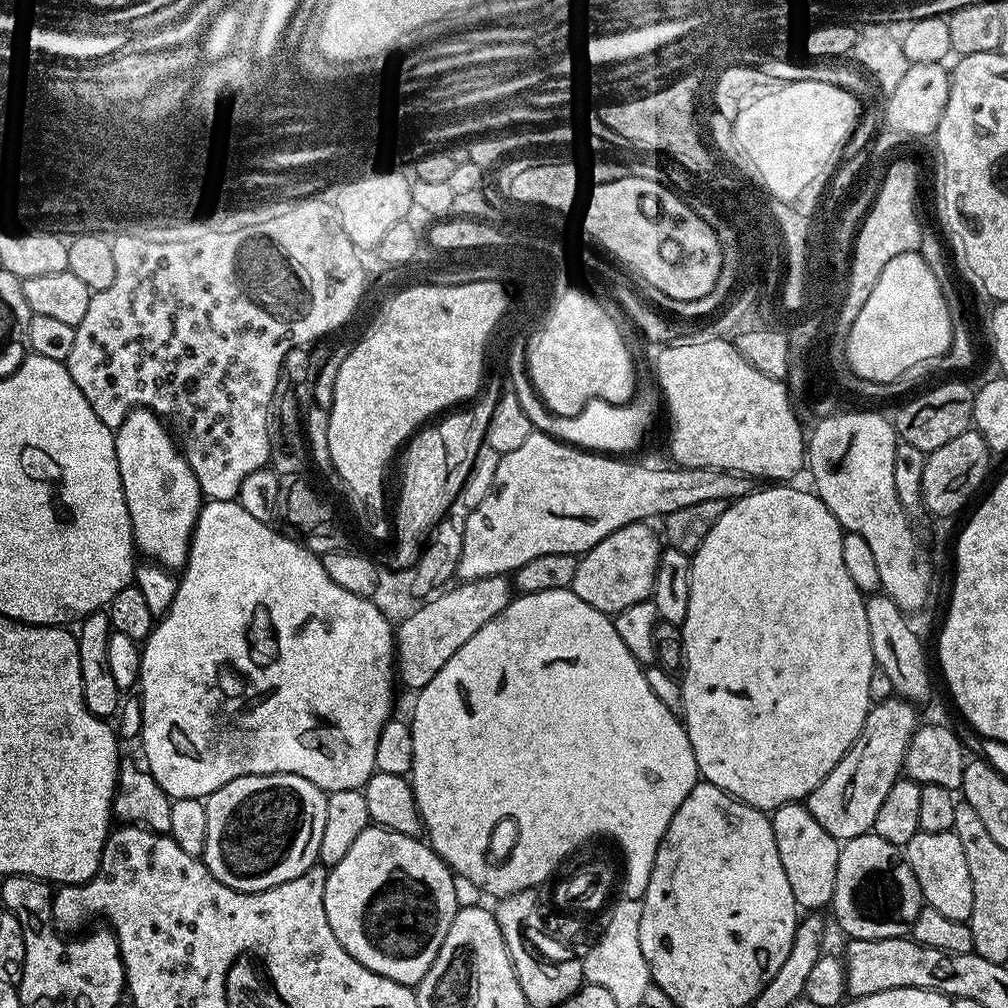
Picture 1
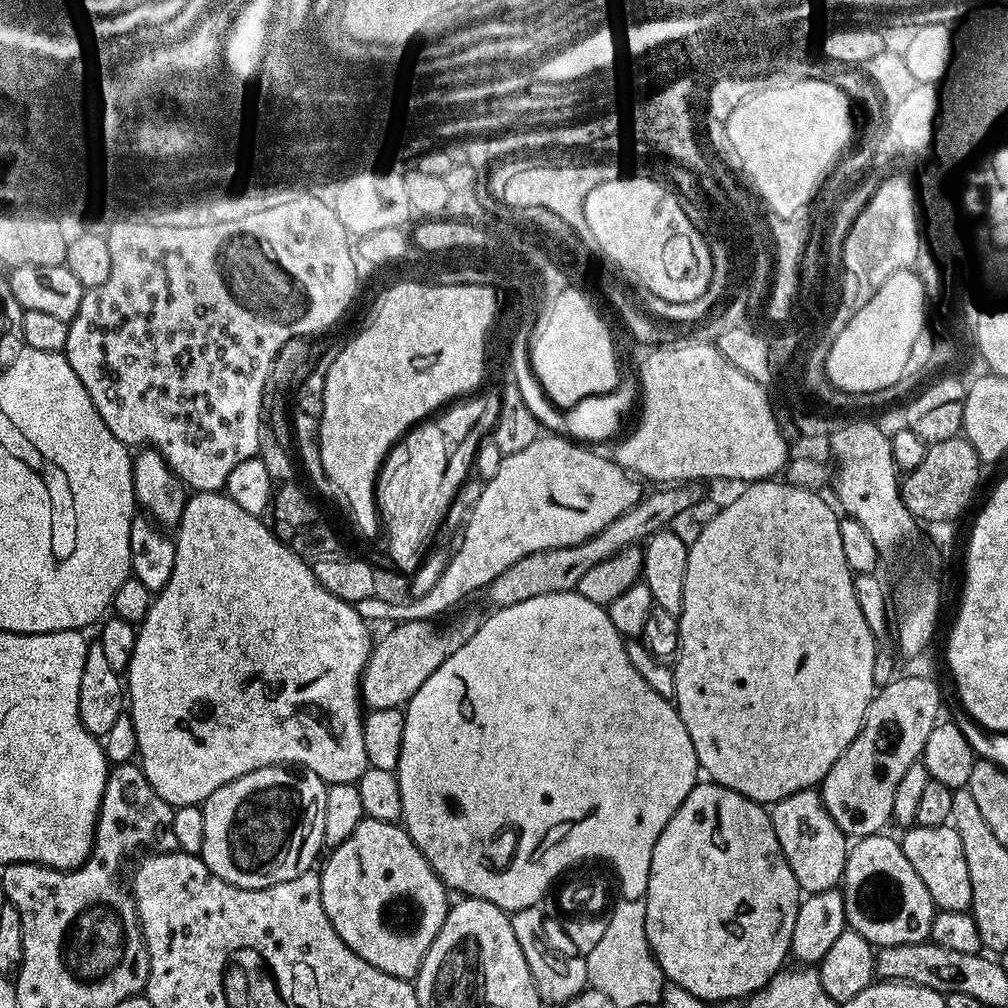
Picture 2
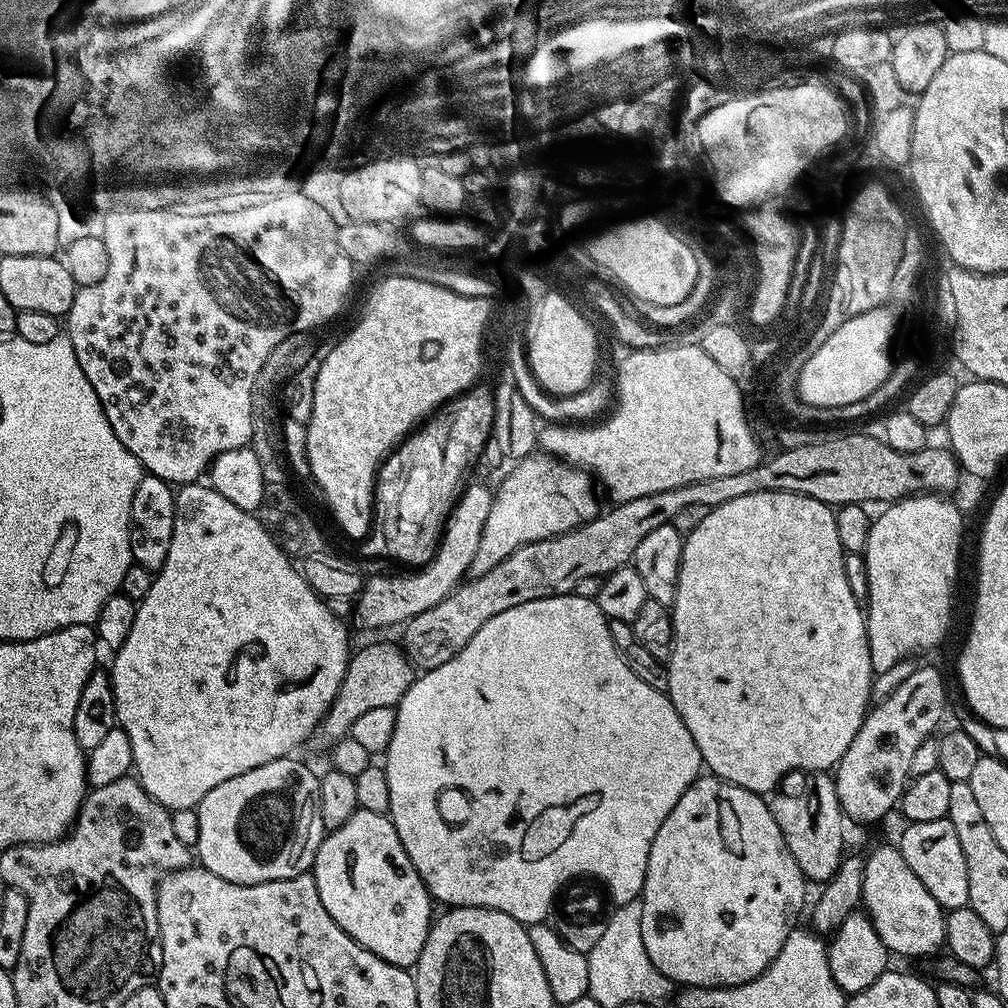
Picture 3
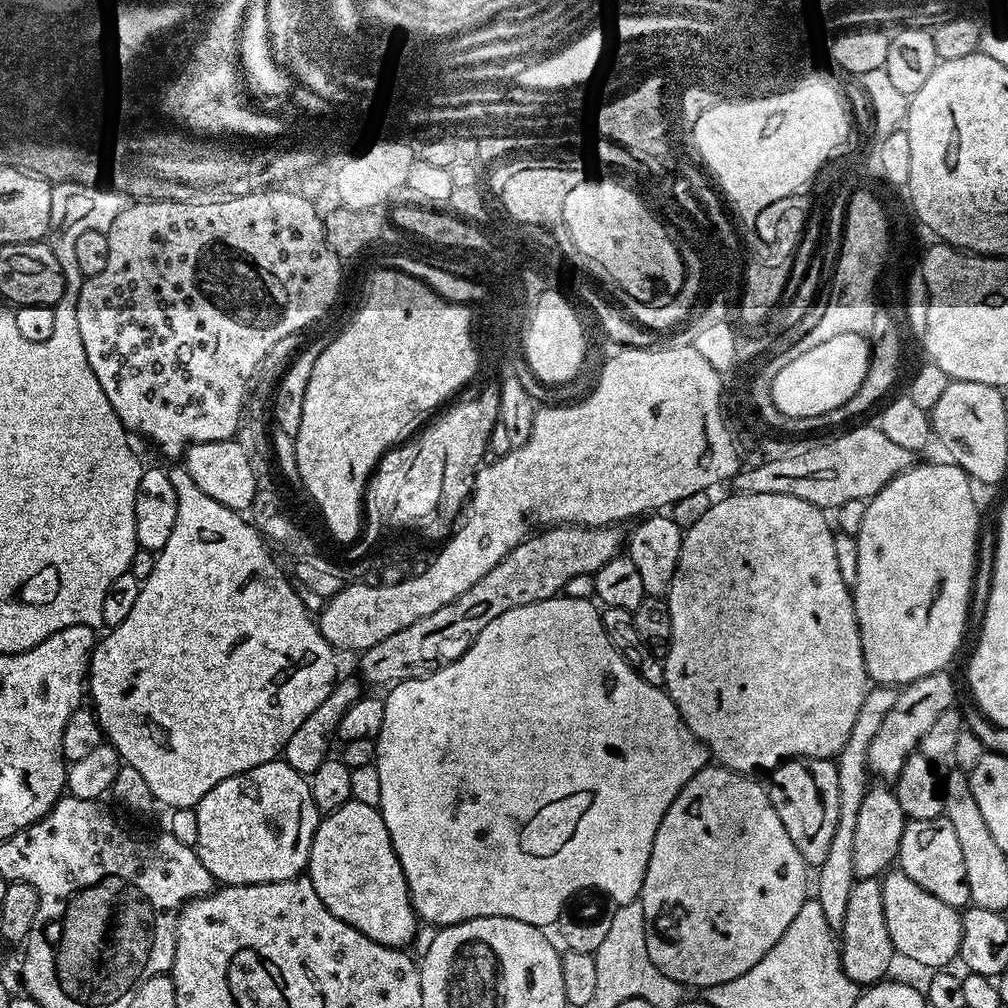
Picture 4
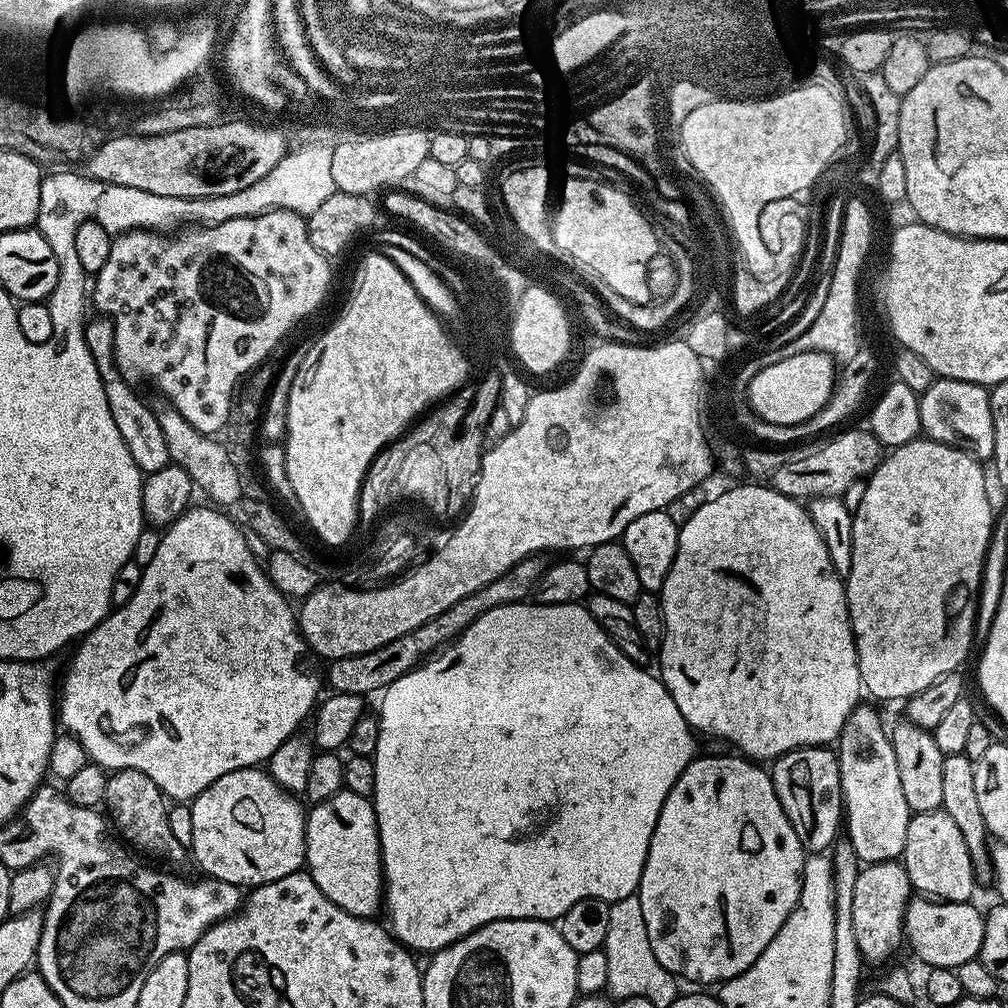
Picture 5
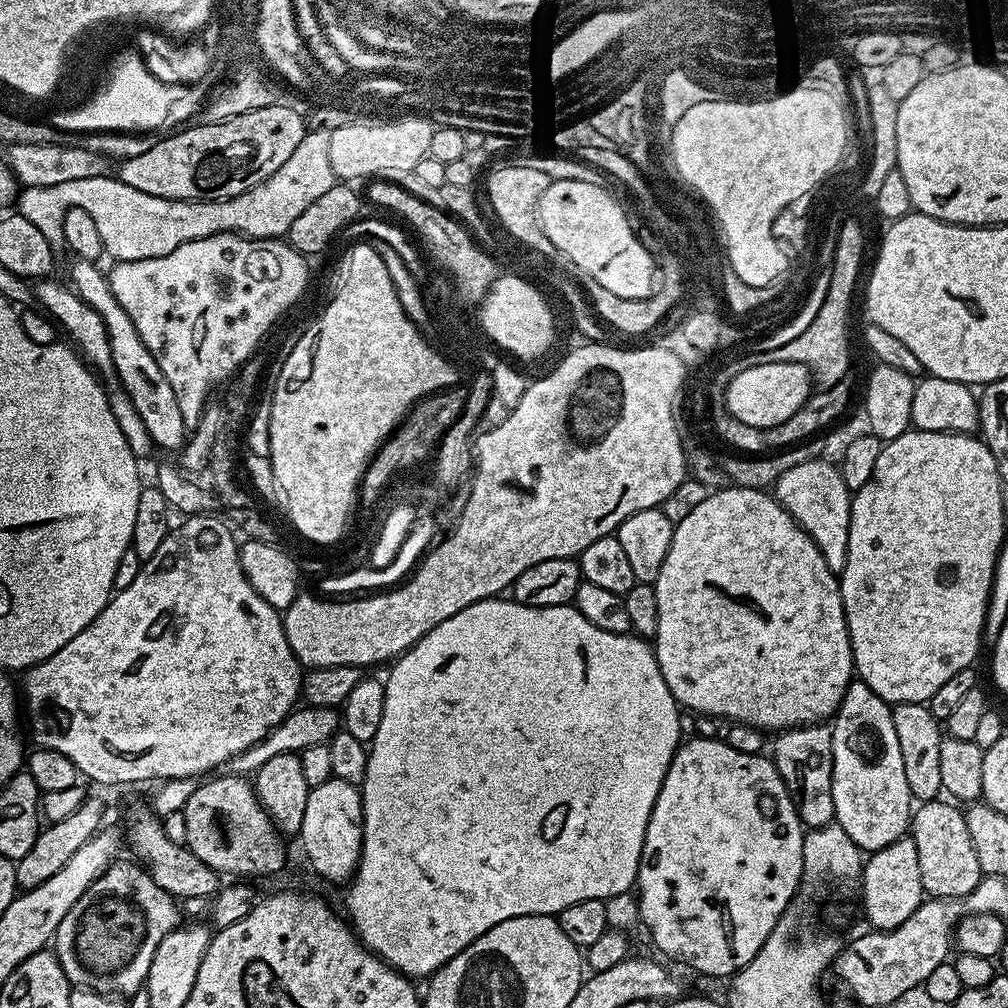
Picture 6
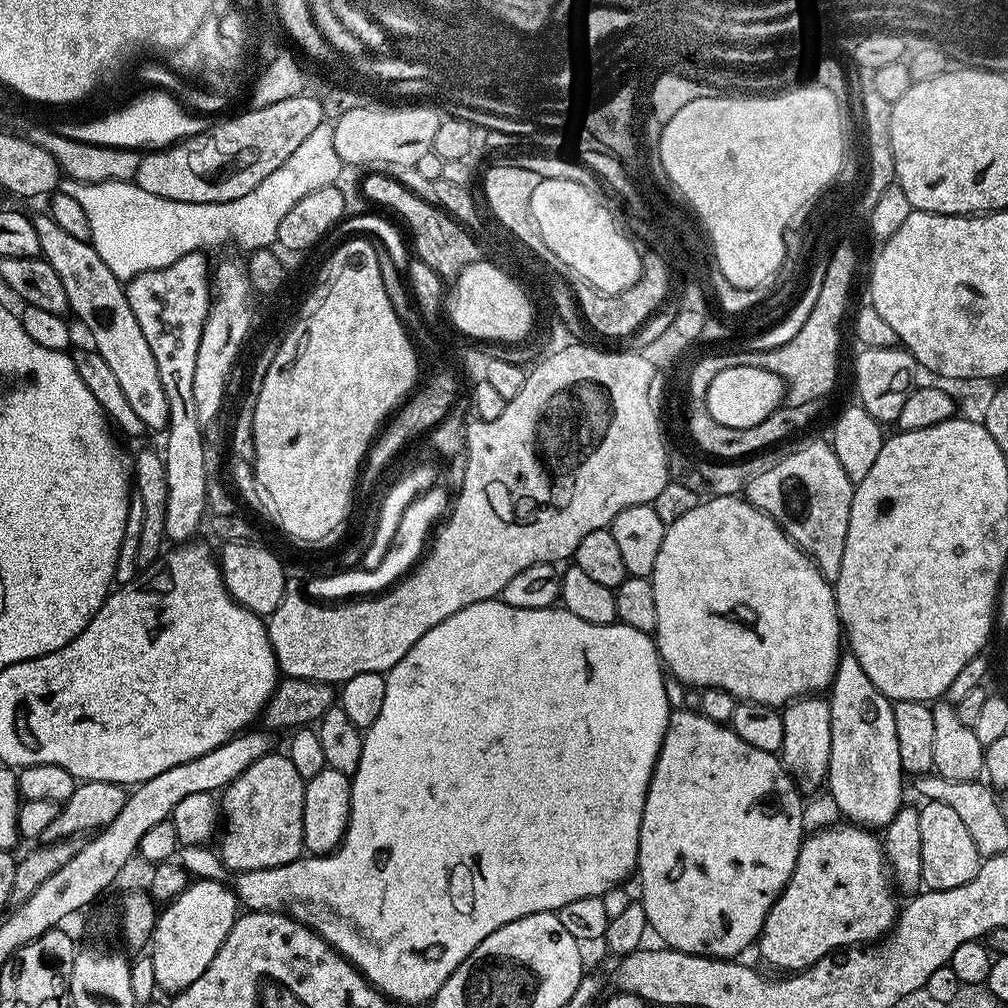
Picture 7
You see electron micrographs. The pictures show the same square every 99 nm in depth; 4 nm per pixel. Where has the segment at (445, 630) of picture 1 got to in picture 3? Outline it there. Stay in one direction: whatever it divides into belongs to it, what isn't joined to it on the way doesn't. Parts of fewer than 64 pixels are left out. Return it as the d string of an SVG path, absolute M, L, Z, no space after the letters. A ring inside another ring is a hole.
M399 643L368 644L351 653L346 674L342 678L342 686L338 686L338 694L334 694L334 702L328 712L320 720L320 725L307 738L306 748L312 752L324 752L336 747L339 740L351 733L354 722L366 710L375 710L381 706L395 708L414 679L414 665Z

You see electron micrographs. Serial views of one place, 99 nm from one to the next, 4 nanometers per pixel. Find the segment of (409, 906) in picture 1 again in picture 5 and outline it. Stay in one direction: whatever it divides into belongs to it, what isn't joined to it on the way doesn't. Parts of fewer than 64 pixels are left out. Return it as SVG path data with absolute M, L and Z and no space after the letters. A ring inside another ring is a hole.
M342 790L322 802L312 804L307 809L306 819L306 846L304 859L306 871L314 878L318 890L334 902L334 906L342 906L355 916L375 917L376 911L381 911L384 894L384 867L380 861L380 835L376 825L376 806L369 797Z

